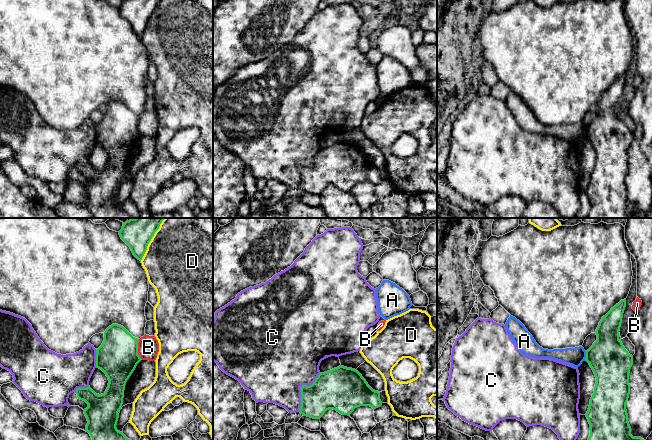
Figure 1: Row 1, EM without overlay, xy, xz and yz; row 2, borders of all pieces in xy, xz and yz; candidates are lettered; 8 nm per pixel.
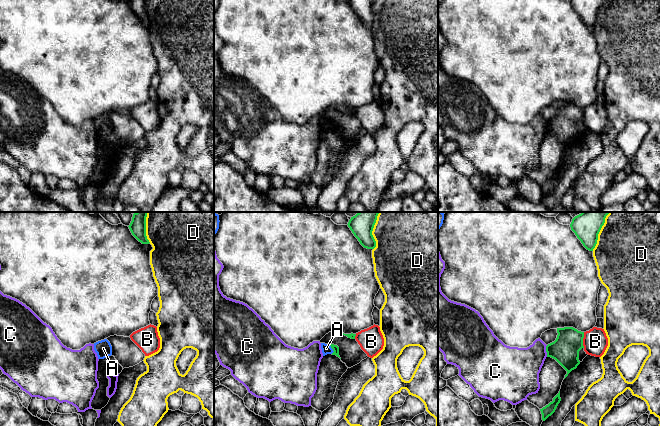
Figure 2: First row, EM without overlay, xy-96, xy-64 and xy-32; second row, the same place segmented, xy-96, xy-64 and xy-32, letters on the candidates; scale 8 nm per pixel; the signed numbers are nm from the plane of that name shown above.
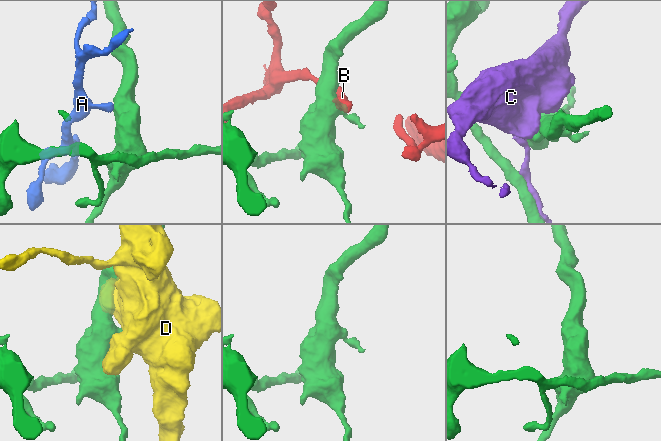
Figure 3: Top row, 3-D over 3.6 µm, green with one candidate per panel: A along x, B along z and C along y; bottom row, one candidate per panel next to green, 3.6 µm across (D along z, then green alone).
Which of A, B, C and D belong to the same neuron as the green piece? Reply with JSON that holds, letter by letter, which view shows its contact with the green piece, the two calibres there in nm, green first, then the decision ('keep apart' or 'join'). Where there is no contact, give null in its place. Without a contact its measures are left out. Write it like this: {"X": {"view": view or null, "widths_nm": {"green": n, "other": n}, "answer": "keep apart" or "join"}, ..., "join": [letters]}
{"A": {"view": "yz", "widths_nm": {"green": 320, "other": 140}, "answer": "keep apart"}, "B": {"view": "xy", "widths_nm": {"green": 320, "other": 180}, "answer": "keep apart"}, "C": {"view": "xz", "widths_nm": {"green": 300, "other": 480}, "answer": "keep apart"}, "D": {"view": "xy", "widths_nm": {"green": 200, "other": 480}, "answer": "keep apart"}, "join": []}

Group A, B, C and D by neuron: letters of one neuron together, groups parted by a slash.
A / B / C / D

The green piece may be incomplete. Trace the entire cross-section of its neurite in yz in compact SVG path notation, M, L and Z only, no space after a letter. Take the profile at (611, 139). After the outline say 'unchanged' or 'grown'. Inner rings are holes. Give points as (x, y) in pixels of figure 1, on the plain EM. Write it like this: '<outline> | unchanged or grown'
M626 75L621 76L602 93L595 108L597 116L586 127L585 136L589 139L596 153L594 169L586 189L590 200L590 212L587 218L646 218L641 213L631 211L626 186L626 179L630 170L629 149L633 141L633 132L629 130L619 115L625 83Z | unchanged

